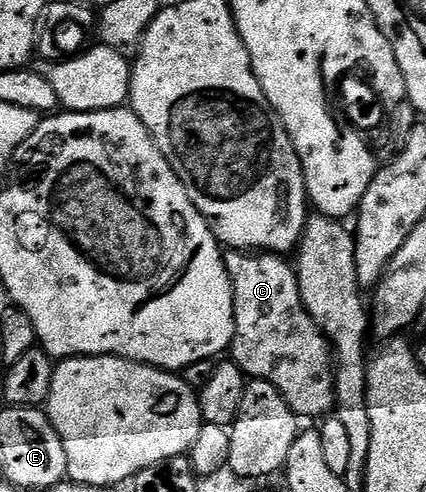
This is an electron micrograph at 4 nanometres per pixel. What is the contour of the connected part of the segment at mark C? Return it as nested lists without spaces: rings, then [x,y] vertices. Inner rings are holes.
[[[232,249],[226,250],[223,258],[233,286],[235,333],[231,348],[232,362],[240,365],[249,379],[262,379],[275,385],[283,401],[287,401],[287,405],[298,417],[305,418],[306,415],[309,419],[320,420],[328,416],[335,407],[333,348],[329,346],[329,339],[322,333],[321,327],[315,325],[315,321],[311,321],[303,305],[294,264],[288,258],[272,253],[246,253]]]

